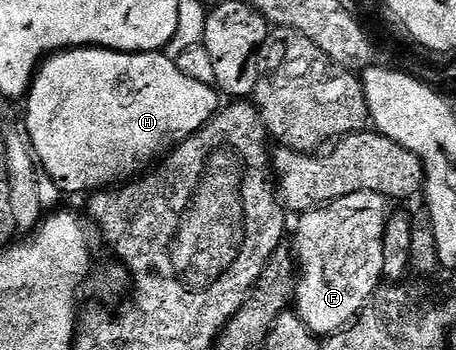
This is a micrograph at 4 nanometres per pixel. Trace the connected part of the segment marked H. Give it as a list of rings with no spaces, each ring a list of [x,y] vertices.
[[[93,46],[71,48],[51,55],[38,70],[25,101],[24,127],[34,144],[41,171],[66,192],[90,194],[145,173],[167,150],[177,149],[174,148],[177,144],[185,145],[187,138],[214,119],[220,108],[217,95],[211,85],[185,76],[177,63],[162,52],[121,53]]]

